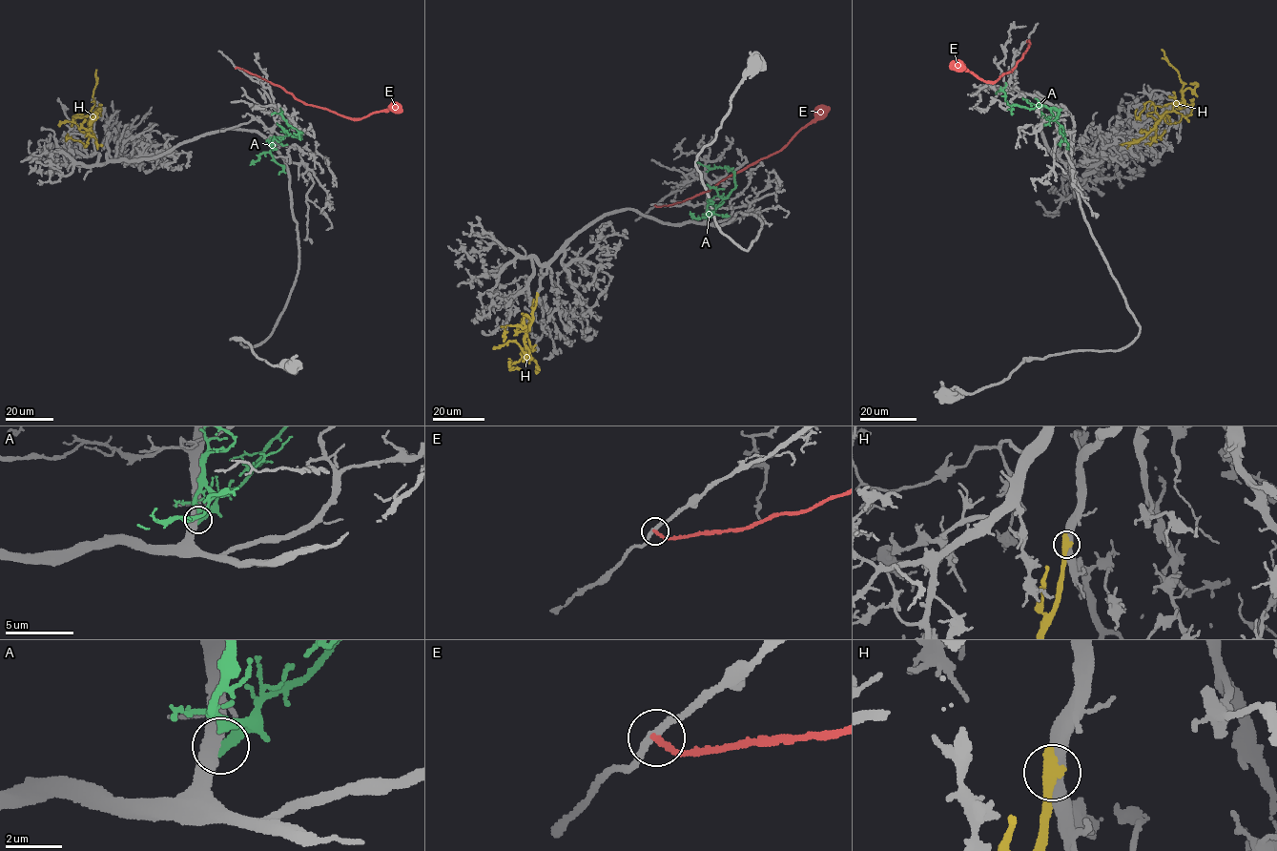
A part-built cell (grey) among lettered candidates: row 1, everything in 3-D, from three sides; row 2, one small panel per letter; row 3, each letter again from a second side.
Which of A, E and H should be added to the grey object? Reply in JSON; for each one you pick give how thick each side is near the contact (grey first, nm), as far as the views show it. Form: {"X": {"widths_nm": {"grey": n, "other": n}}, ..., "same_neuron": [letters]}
{"same_neuron": []}

